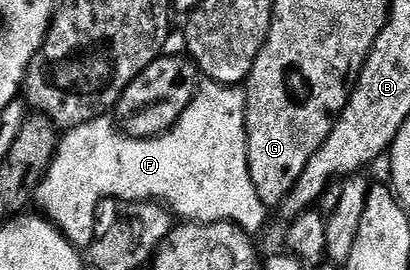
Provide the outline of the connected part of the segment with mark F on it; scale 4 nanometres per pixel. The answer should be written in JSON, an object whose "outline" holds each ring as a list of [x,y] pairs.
{"outline":[[[204,79],[199,85],[199,89],[195,91],[195,97],[189,109],[189,121],[191,120],[191,132],[187,132],[184,136],[175,137],[175,134],[165,136],[154,136],[152,140],[134,140],[119,131],[114,119],[100,118],[82,124],[76,128],[70,129],[60,139],[59,148],[55,152],[55,160],[49,166],[47,177],[41,182],[37,193],[37,208],[42,215],[46,216],[51,223],[56,224],[63,231],[69,243],[74,244],[80,250],[90,249],[92,242],[97,239],[97,231],[95,232],[95,207],[102,200],[107,200],[110,196],[116,196],[122,202],[134,202],[137,200],[153,200],[162,202],[164,205],[172,206],[179,200],[179,195],[183,192],[183,187],[191,188],[191,216],[190,219],[195,222],[233,222],[239,228],[243,228],[246,232],[258,234],[263,228],[263,223],[266,222],[269,216],[269,209],[263,205],[261,198],[257,198],[255,187],[251,181],[249,174],[249,166],[247,165],[247,94],[242,87],[233,85],[223,85],[217,81]]]}

